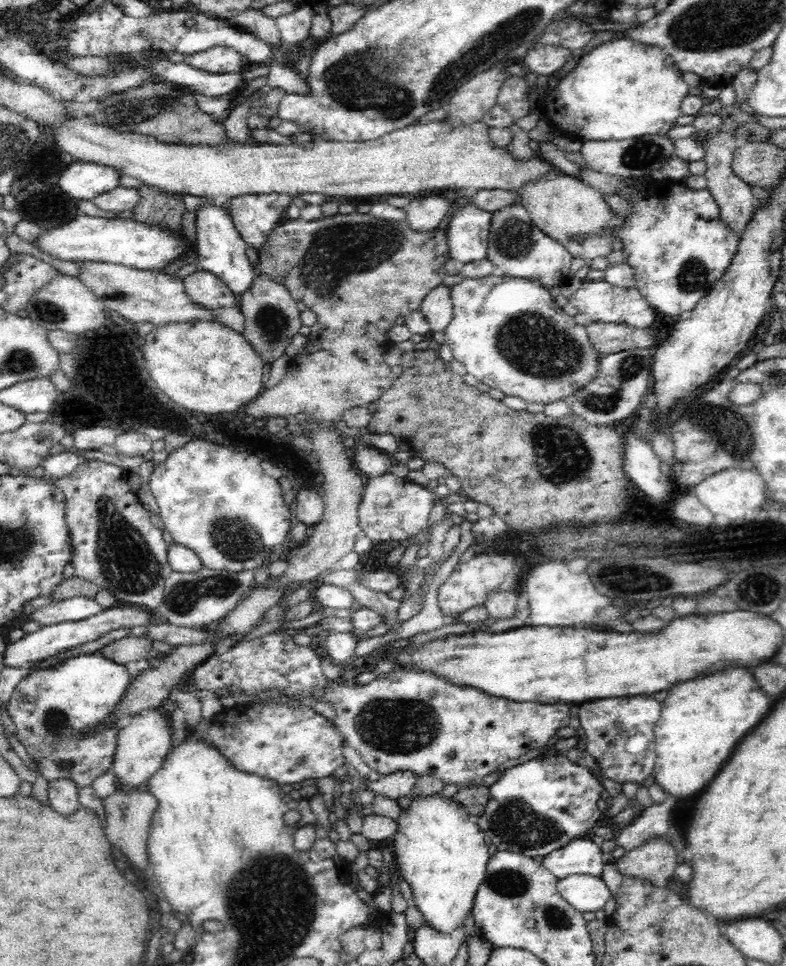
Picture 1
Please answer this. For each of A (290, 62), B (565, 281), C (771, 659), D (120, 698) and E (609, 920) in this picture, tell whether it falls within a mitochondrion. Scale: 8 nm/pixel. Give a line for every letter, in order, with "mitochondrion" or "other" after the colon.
A: other
B: other
C: other
D: other
E: other

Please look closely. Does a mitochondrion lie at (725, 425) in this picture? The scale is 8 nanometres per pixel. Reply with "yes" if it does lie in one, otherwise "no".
yes

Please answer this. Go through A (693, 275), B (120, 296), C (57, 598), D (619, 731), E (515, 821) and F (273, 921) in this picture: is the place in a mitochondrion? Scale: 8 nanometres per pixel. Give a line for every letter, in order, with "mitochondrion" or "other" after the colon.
A: mitochondrion
B: mitochondrion
C: other
D: mitochondrion
E: mitochondrion
F: mitochondrion

